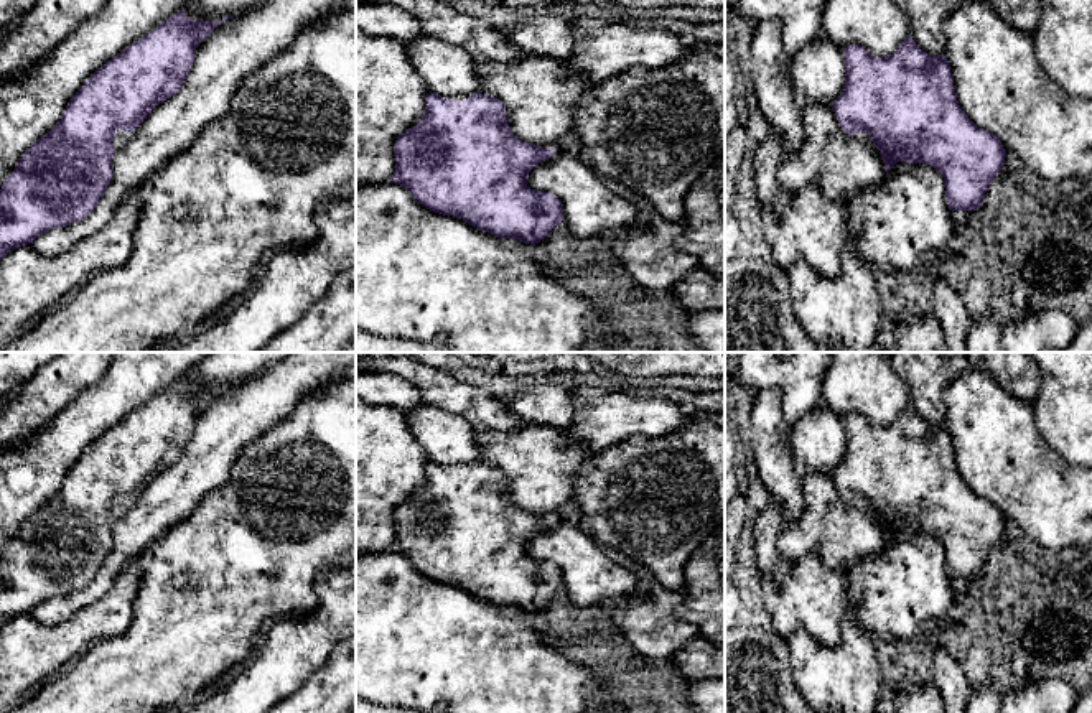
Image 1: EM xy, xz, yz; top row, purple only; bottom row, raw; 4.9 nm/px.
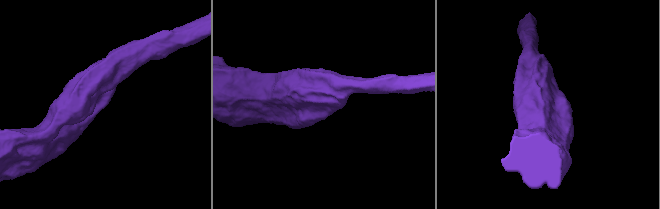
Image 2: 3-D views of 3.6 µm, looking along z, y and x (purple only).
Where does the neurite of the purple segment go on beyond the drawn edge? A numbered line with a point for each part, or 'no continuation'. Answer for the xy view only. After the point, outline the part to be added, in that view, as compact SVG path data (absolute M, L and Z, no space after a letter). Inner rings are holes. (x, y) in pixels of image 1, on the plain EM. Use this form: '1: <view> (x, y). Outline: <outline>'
1: xy (121, 507). Outline: M120 497L115 499L114 510L112 510L115 522L120 520L135 506L137 497L133 501L130 501L130 502L127 502L127 501L120 499Z

